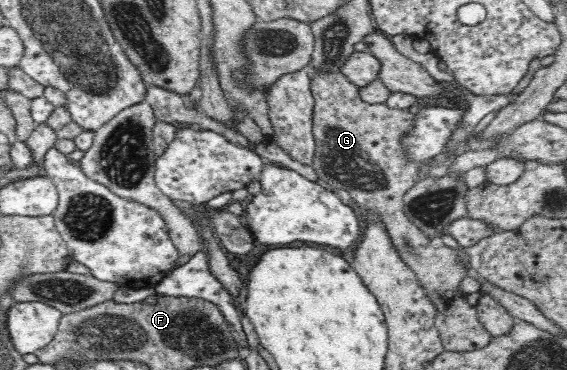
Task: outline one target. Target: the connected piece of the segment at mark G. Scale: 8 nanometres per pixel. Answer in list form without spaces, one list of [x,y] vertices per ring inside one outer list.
[[[312,64],[308,67],[310,73],[310,91],[315,104],[313,106],[312,133],[315,139],[315,152],[311,167],[319,181],[326,186],[347,190],[351,196],[352,204],[359,208],[366,208],[371,213],[377,213],[383,225],[391,237],[393,247],[397,249],[399,257],[405,261],[417,276],[422,288],[427,291],[427,296],[437,307],[436,327],[444,351],[466,352],[478,350],[488,346],[491,334],[487,333],[485,327],[477,319],[476,306],[469,305],[465,301],[464,292],[460,292],[460,283],[466,277],[465,266],[469,267],[467,254],[457,252],[453,248],[443,246],[435,248],[433,240],[430,240],[419,228],[416,228],[404,214],[405,193],[417,184],[423,174],[421,164],[409,163],[401,153],[401,136],[407,132],[413,124],[413,114],[406,109],[391,108],[385,103],[363,102],[359,96],[359,87],[347,80],[341,72],[323,72],[314,68]]]

